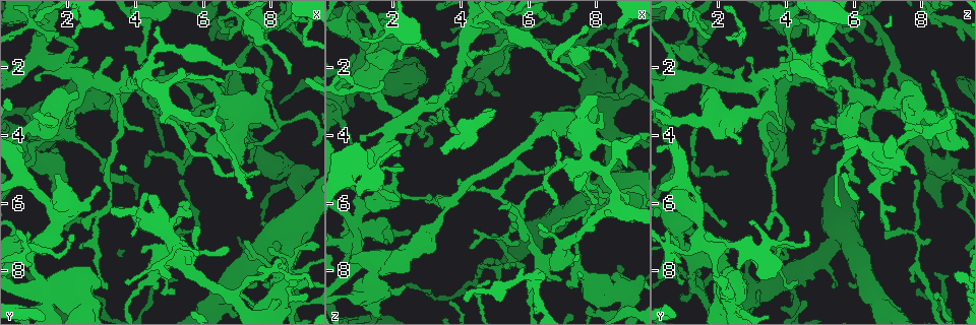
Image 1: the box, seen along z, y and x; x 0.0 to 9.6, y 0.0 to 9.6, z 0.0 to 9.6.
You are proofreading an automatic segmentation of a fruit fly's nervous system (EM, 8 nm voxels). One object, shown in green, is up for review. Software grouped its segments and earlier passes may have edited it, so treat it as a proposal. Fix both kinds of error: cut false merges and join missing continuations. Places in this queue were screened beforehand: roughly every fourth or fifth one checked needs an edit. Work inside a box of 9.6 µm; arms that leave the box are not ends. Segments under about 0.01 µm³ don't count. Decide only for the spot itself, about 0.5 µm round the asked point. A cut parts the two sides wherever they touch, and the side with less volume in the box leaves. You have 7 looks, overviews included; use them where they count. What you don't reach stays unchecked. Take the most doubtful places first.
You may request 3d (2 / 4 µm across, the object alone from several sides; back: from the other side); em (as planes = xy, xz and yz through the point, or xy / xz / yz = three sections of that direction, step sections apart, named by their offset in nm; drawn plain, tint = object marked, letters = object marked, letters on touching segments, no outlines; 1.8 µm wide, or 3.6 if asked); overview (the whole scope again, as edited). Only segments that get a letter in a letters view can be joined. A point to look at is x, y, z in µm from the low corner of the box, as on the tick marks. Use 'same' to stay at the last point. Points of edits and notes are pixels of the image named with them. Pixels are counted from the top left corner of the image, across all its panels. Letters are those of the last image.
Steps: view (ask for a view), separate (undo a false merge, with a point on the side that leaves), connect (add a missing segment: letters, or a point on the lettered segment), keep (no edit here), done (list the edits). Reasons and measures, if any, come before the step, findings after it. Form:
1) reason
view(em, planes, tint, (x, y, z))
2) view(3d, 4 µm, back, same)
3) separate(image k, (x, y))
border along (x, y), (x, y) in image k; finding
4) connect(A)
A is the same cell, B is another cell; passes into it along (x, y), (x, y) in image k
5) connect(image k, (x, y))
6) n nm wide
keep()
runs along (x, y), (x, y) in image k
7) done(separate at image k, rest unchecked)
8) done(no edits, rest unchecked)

looks like a crossing
view(em, yz, step 8, tint, (1.05, 4.20, 6.15))

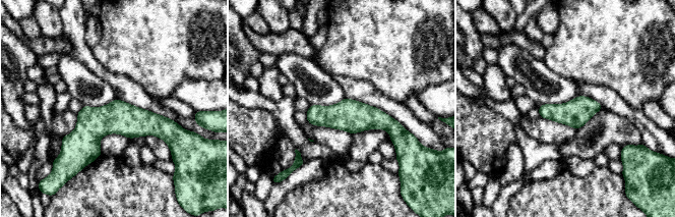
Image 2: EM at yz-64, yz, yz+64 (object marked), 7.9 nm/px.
view(em, planes, letters, same)

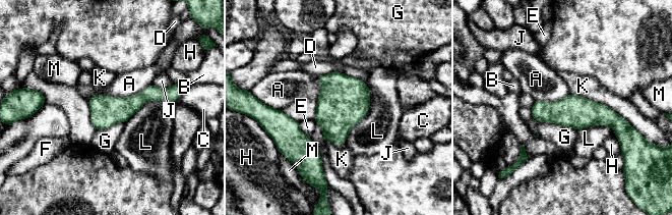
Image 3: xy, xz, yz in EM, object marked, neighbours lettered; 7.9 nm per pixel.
keep()
A, B, C, D, E, F, G, H, J, K, L and M are other cells; border along (151, 84), (134, 95), (87, 100) in image 3; one neuron here

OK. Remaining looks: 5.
looks like a crossing
view(em, planes, tint, (5.75, 3.35, 6.50))

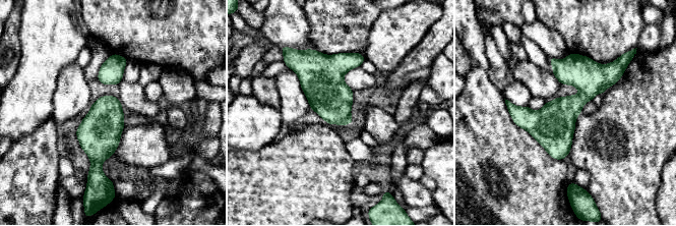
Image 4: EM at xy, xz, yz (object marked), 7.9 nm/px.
view(em, planes, letters, same)

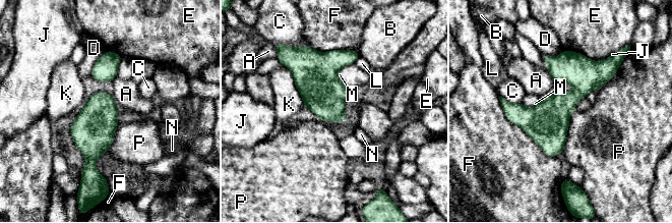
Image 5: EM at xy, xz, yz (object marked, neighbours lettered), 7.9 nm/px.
keep()
A, B, C, D, E, F, J, K, L, M, N and P are other cells; continuous, no second neuron

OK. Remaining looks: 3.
thin end
view(3d, 2 µm, (2.40, 7.30, 4.25))

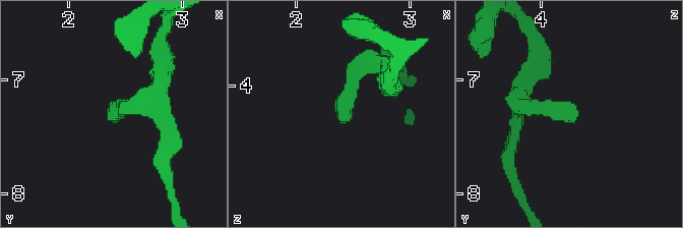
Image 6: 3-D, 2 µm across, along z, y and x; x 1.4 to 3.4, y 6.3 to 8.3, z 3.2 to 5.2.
need the tissue
view(em, 3.6 µm, planes, plain, (2.38, 7.38, 4.30))

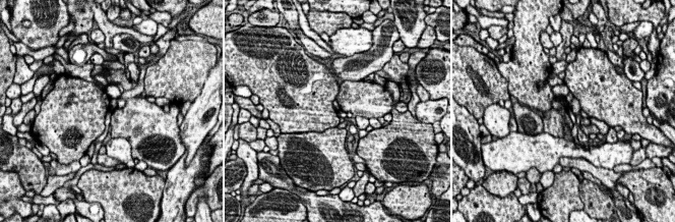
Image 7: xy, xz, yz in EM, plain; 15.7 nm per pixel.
what lies round it
view(em, 3.6 µm, planes, letters, same)

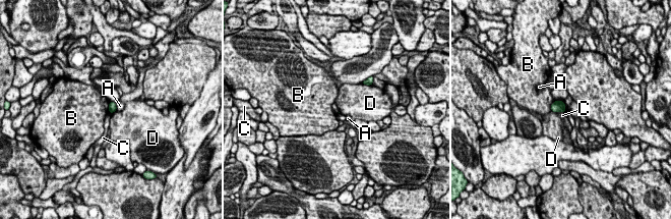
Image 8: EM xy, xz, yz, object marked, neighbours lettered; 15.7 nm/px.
keep()
A, B, C and D are other cells; border along (564, 111), (556, 112) in image 8; none of them fits

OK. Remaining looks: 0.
done(no edits, rest unchecked)

